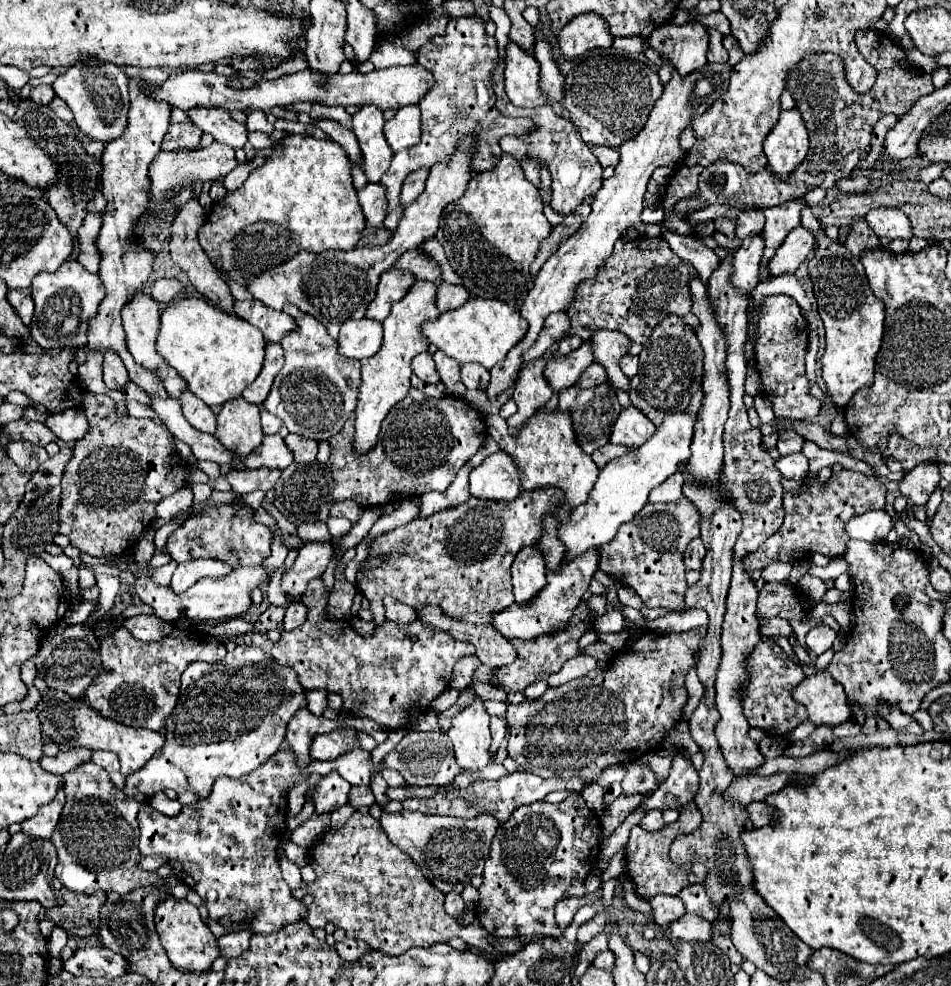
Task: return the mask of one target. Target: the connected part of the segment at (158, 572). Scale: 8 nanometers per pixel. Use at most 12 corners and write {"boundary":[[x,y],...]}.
{"boundary":[[170,563],[153,568],[151,579],[161,587],[170,585],[178,564]]}

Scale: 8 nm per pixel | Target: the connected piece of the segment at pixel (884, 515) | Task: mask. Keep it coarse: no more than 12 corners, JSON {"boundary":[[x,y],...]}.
{"boundary":[[872,510],[854,516],[846,534],[852,540],[884,542],[890,514]]}

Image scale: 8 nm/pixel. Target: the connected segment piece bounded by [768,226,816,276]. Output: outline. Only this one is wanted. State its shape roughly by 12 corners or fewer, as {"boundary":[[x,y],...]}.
{"boundary":[[804,226],[794,228],[768,262],[770,276],[794,274],[814,250]]}

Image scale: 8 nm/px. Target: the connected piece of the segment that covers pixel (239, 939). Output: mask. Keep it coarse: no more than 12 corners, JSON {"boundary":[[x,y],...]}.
{"boundary":[[250,932],[218,938],[220,956],[230,960],[248,950]]}

